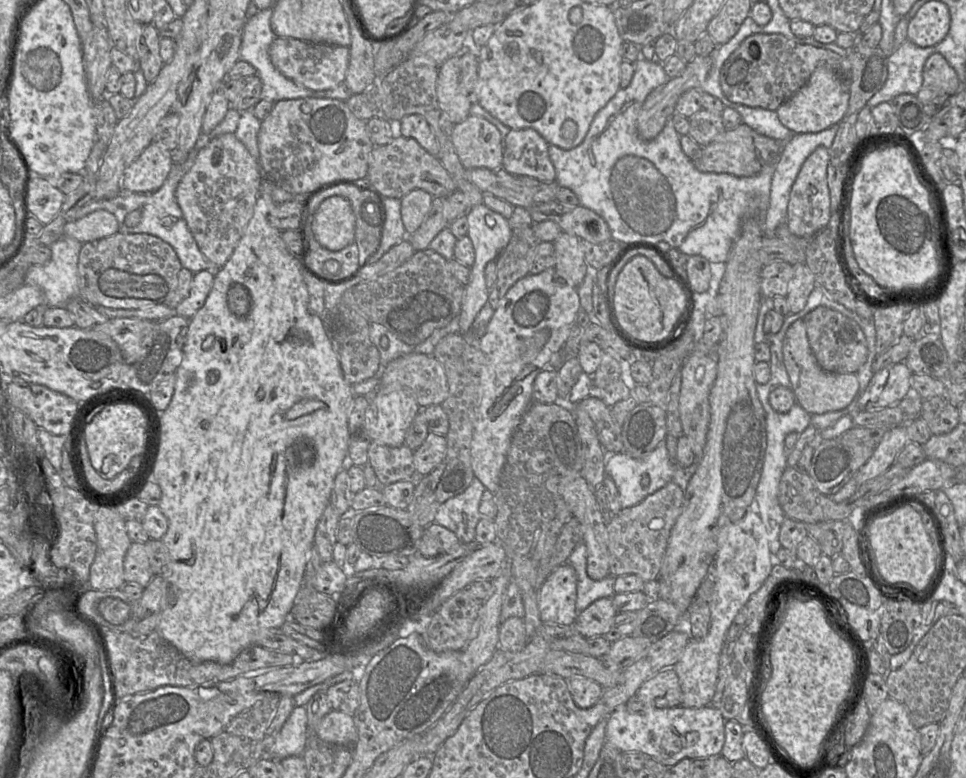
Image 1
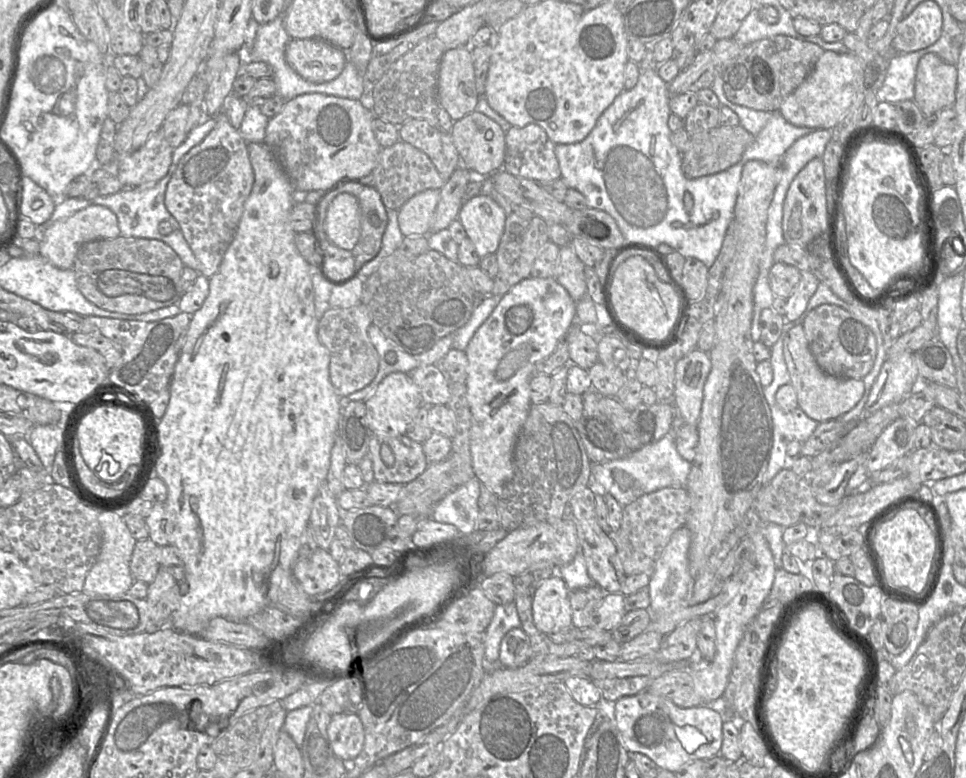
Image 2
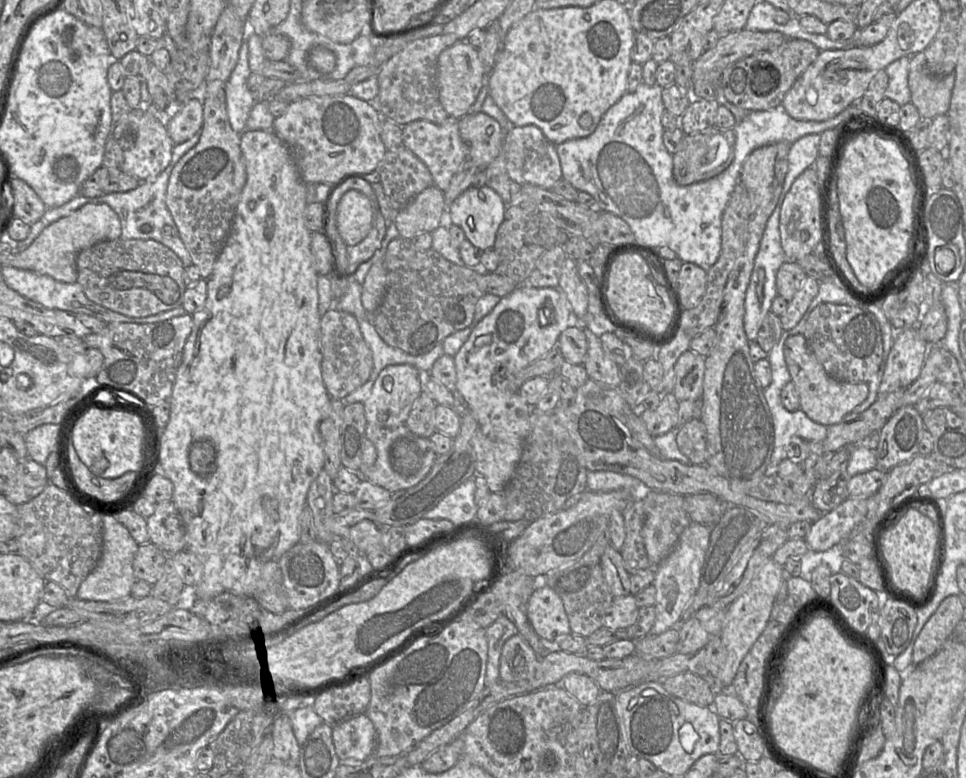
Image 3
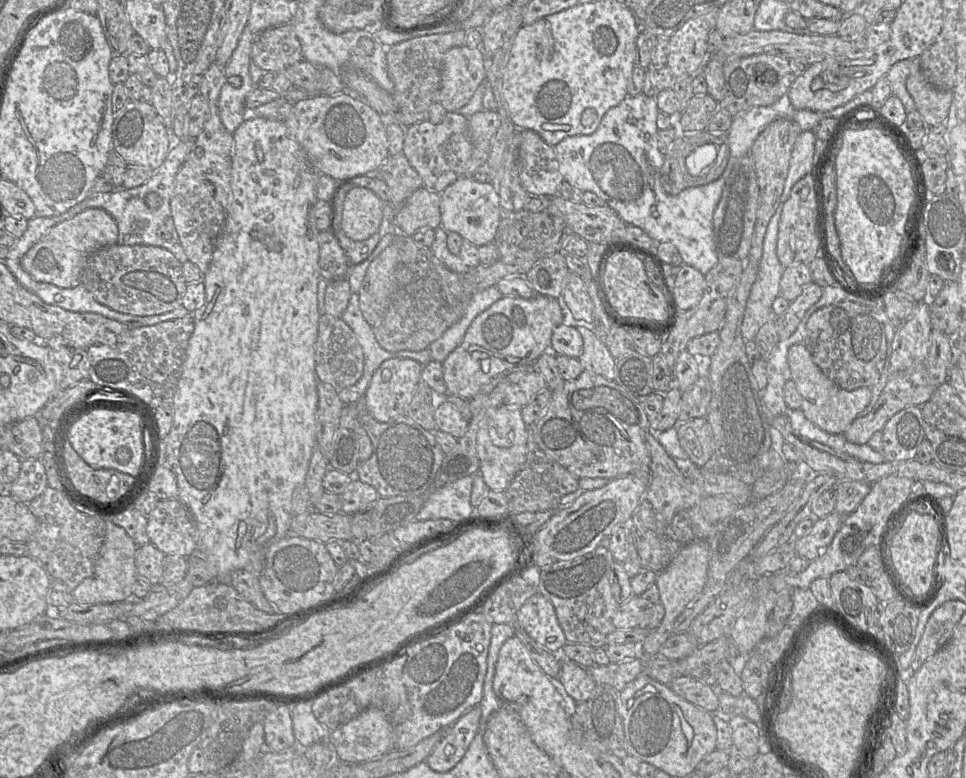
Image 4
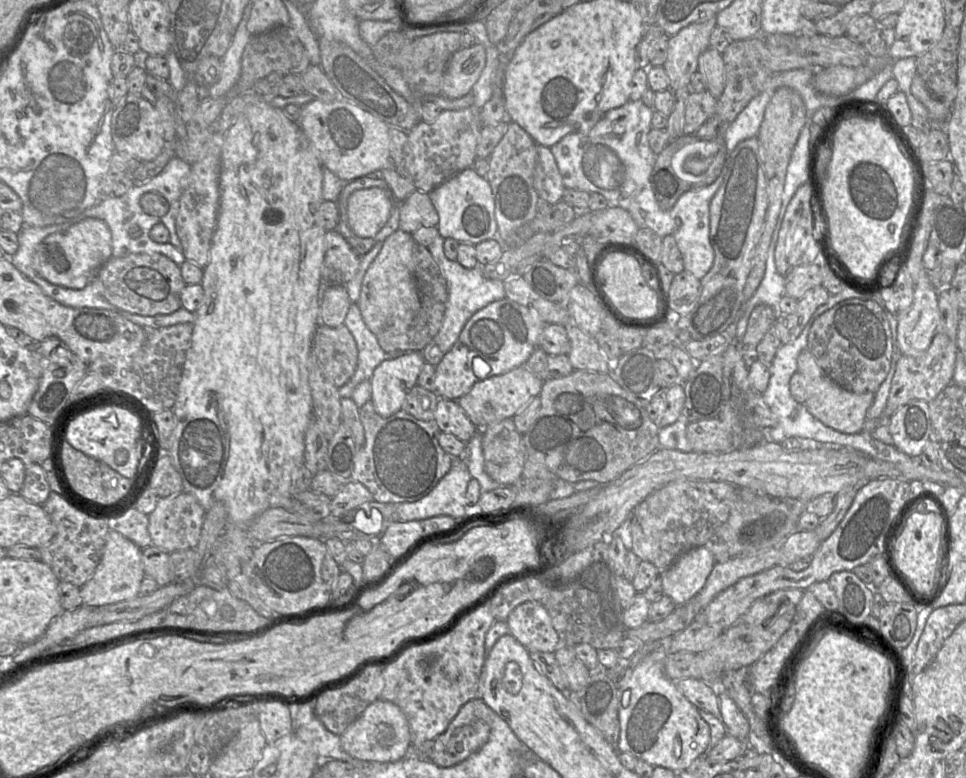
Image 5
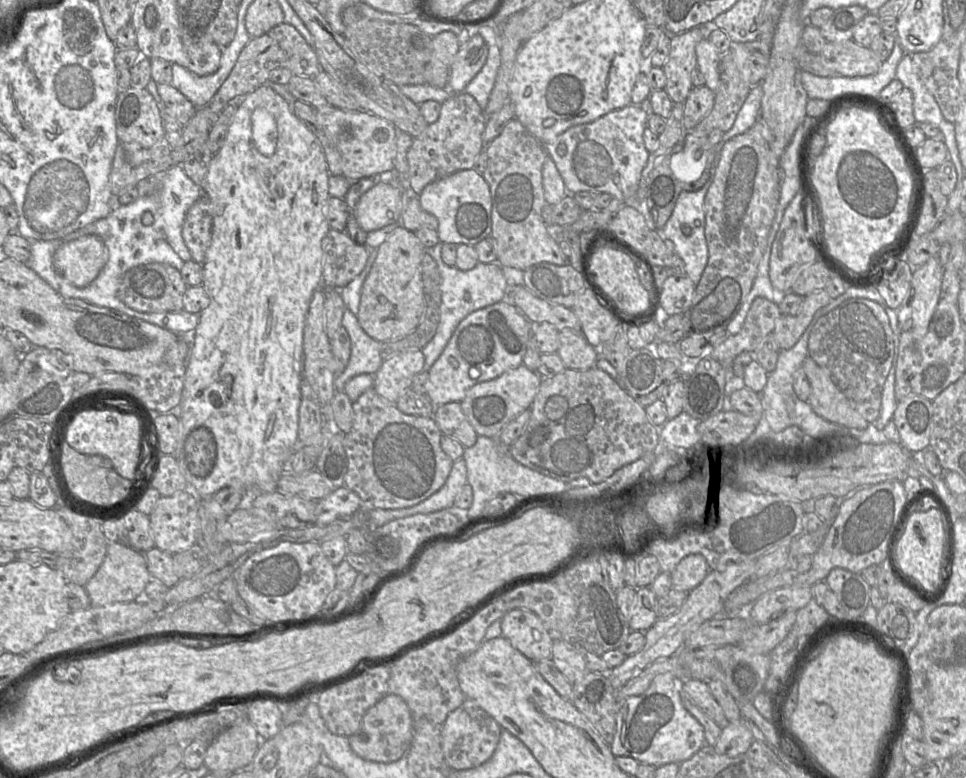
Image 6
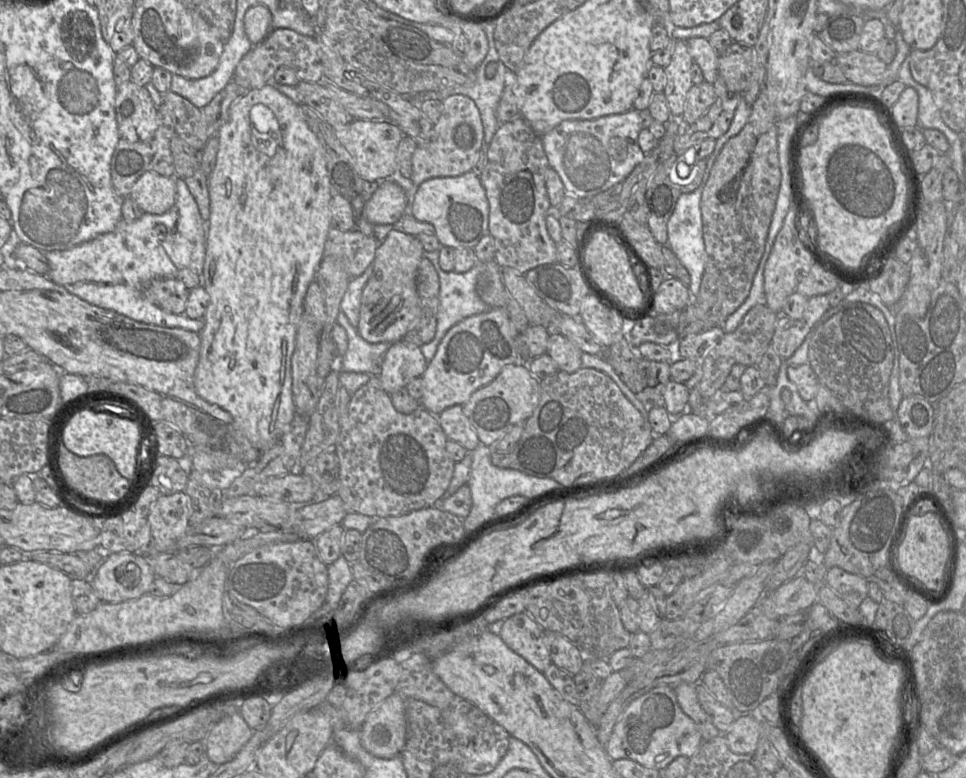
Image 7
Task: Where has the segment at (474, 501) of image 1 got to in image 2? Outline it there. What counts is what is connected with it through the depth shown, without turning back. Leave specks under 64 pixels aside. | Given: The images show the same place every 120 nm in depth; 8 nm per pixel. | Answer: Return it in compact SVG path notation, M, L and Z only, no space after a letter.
M473 477L465 484L454 488L433 509L431 518L439 523L452 524L461 535L475 531L479 513L478 498L480 481Z

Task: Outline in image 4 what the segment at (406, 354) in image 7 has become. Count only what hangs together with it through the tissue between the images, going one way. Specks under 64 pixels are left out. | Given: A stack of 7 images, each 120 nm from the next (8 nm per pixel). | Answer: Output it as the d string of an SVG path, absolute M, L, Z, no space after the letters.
M392 358L384 361L375 371L365 392L365 409L379 422L390 422L405 416L416 387L421 381L424 365L410 358Z

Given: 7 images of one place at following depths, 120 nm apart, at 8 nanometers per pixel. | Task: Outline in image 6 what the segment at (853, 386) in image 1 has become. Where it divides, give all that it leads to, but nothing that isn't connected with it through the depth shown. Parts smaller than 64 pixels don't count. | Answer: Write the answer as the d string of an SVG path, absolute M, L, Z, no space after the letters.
M809 356L805 358L802 368L810 383L807 402L817 415L846 429L864 430L869 426L833 383L827 370L823 370Z

